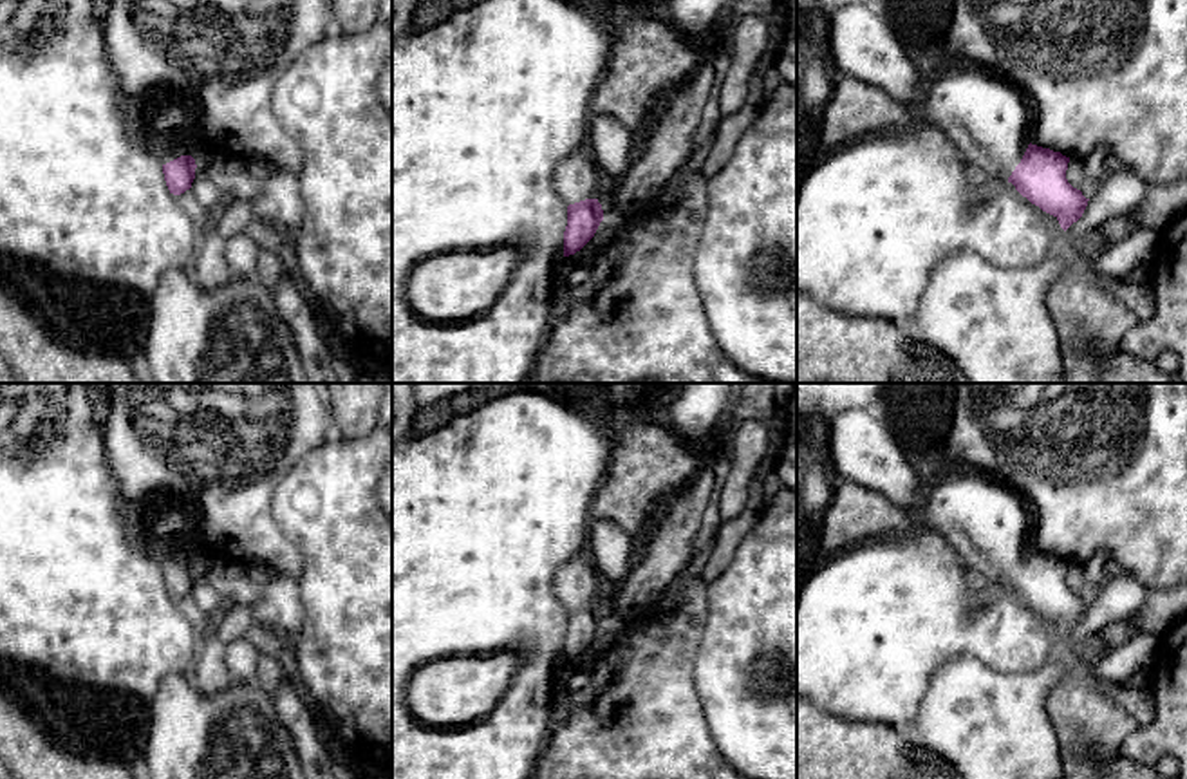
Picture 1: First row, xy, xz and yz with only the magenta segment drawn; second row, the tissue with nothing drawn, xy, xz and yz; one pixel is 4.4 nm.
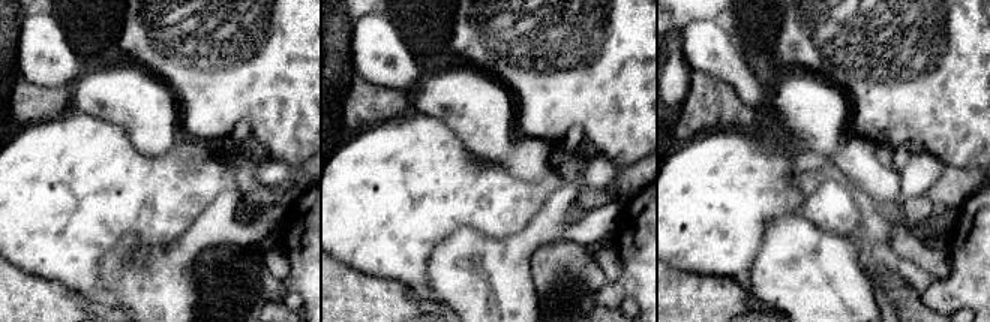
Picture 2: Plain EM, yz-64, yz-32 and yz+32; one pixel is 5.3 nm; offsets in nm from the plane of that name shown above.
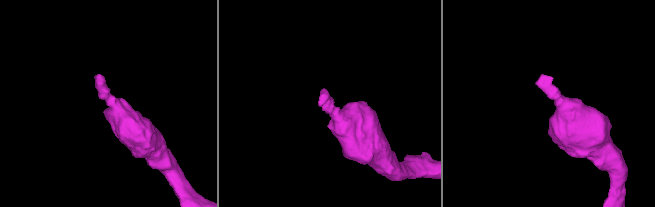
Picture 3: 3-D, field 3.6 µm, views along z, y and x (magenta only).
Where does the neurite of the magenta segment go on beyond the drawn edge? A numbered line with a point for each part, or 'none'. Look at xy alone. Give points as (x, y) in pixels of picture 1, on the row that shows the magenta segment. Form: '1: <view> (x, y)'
1: xy (167, 123)

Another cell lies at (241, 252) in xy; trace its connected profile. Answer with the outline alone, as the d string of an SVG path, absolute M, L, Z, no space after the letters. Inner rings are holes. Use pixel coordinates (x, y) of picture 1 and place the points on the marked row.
M244 231L226 242L226 262L231 275L253 278L260 246Z

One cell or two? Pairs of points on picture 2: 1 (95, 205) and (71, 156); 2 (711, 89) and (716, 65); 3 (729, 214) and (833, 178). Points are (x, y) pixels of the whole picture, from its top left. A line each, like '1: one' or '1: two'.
1: one
2: two
3: one

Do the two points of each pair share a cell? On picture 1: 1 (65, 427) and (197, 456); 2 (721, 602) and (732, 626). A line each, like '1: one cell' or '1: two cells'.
1: two cells
2: one cell

